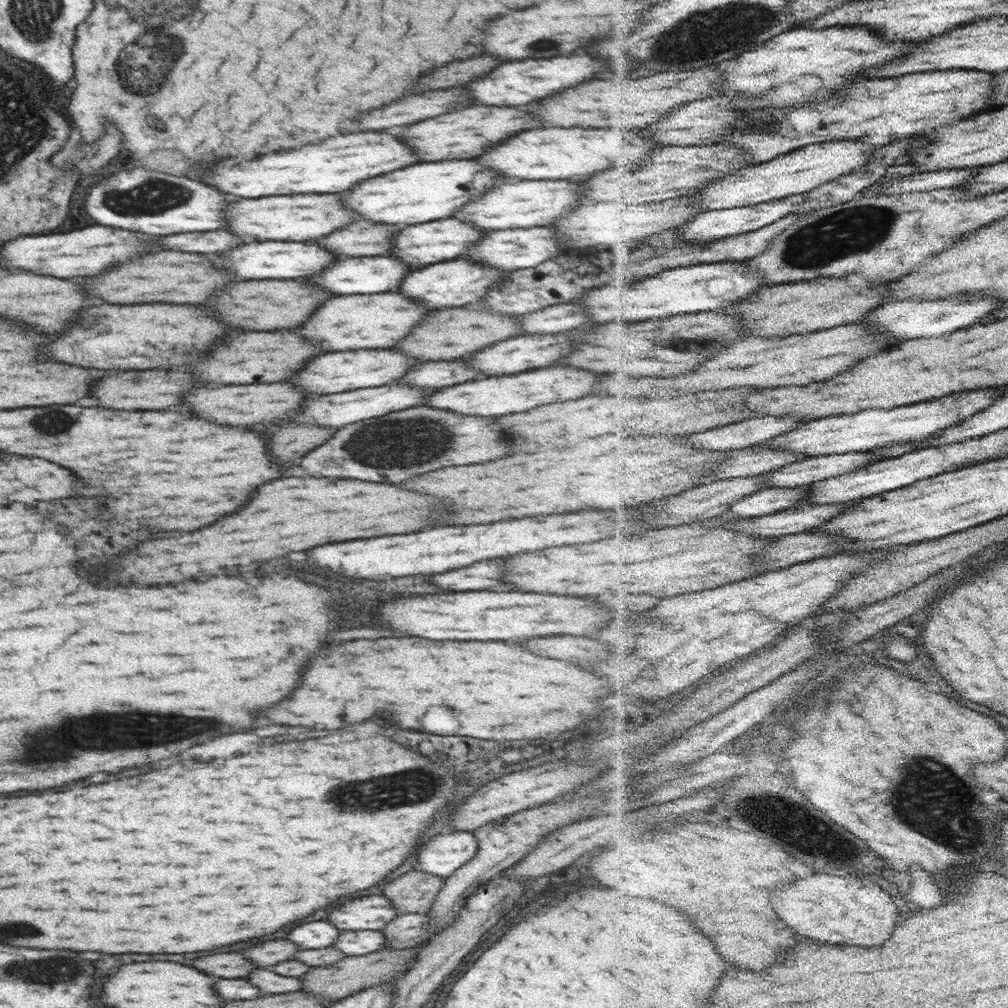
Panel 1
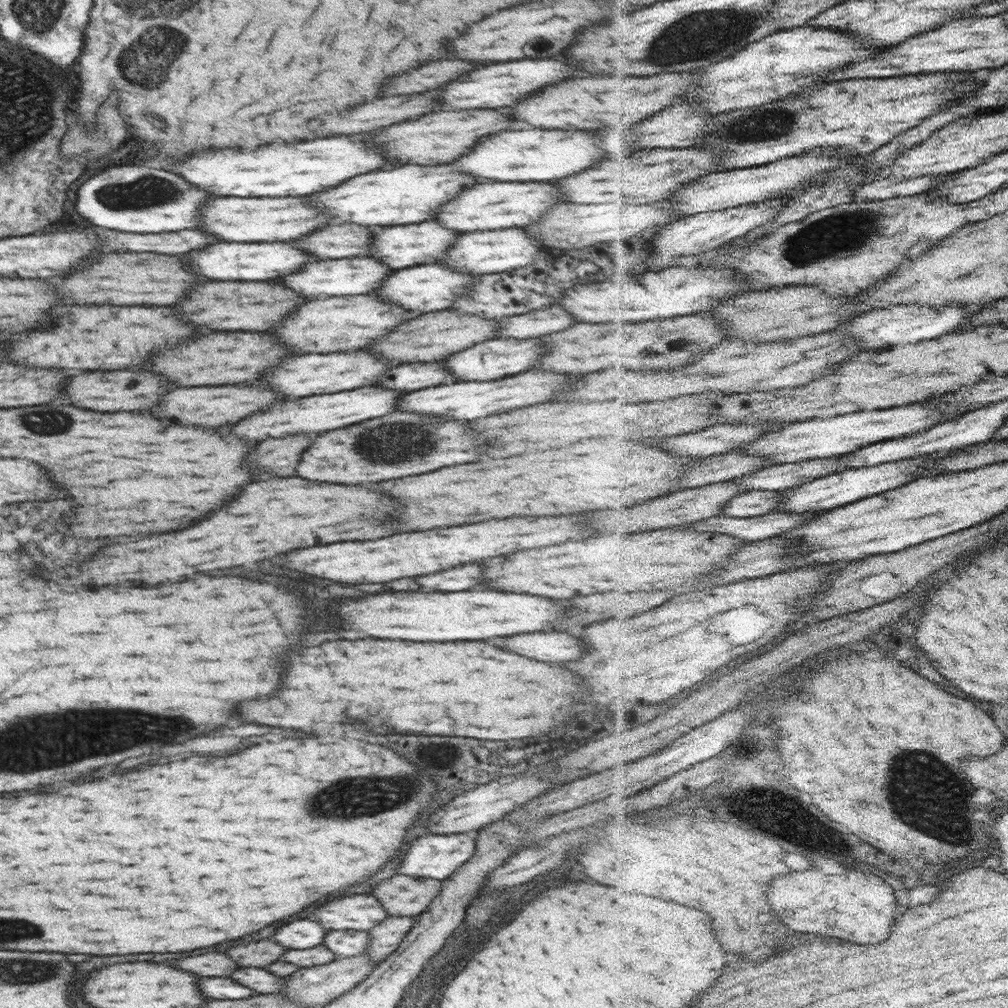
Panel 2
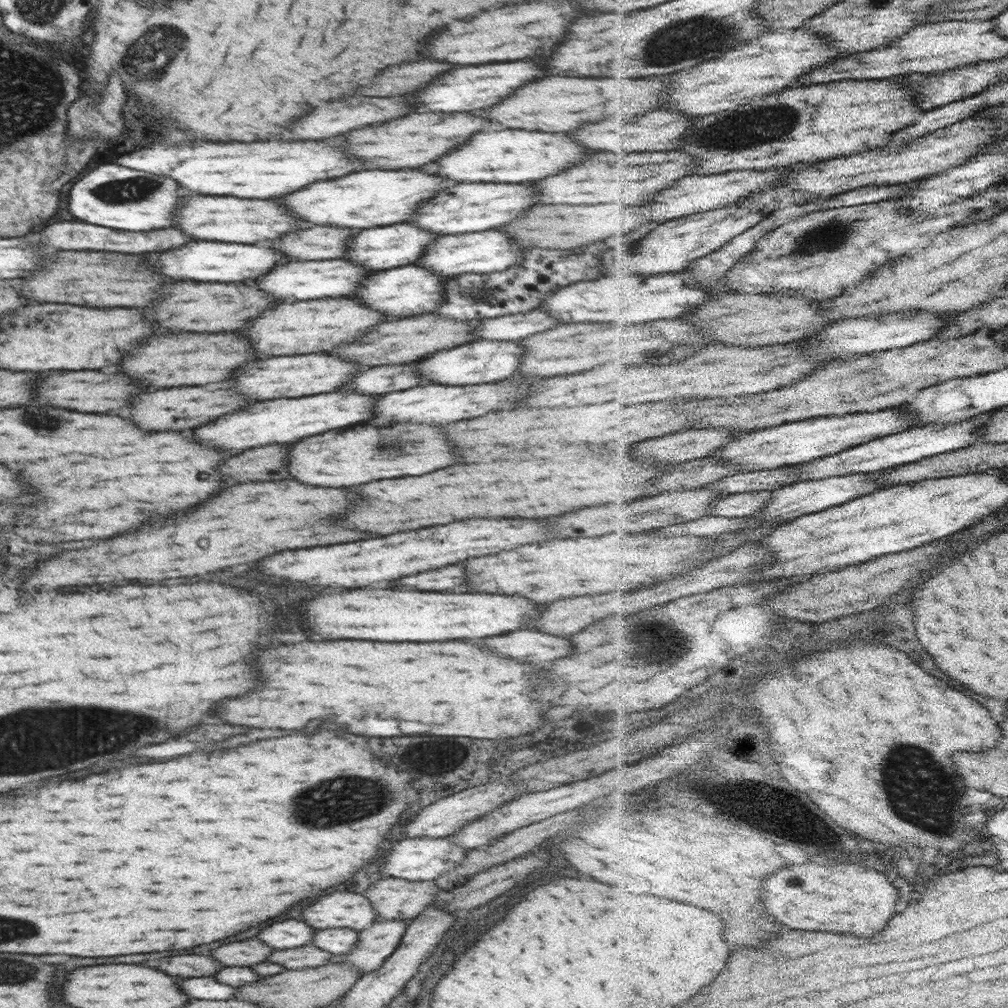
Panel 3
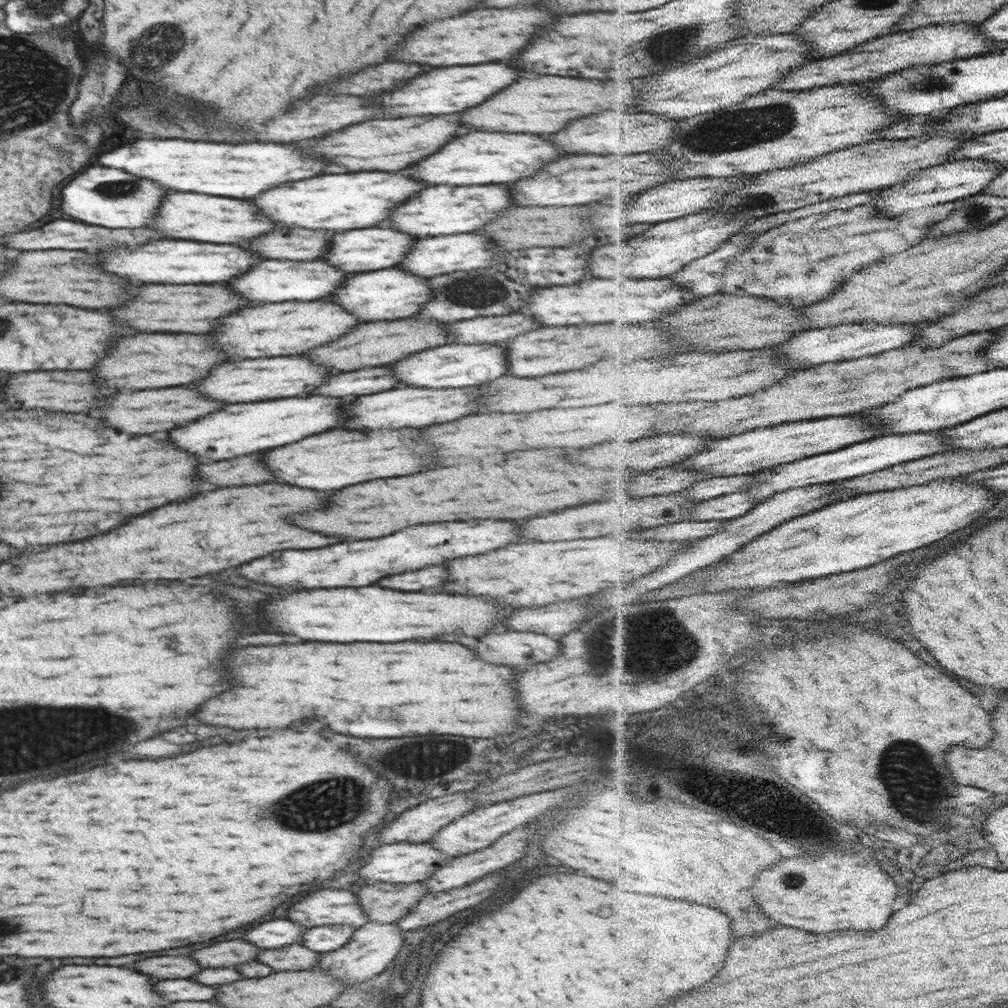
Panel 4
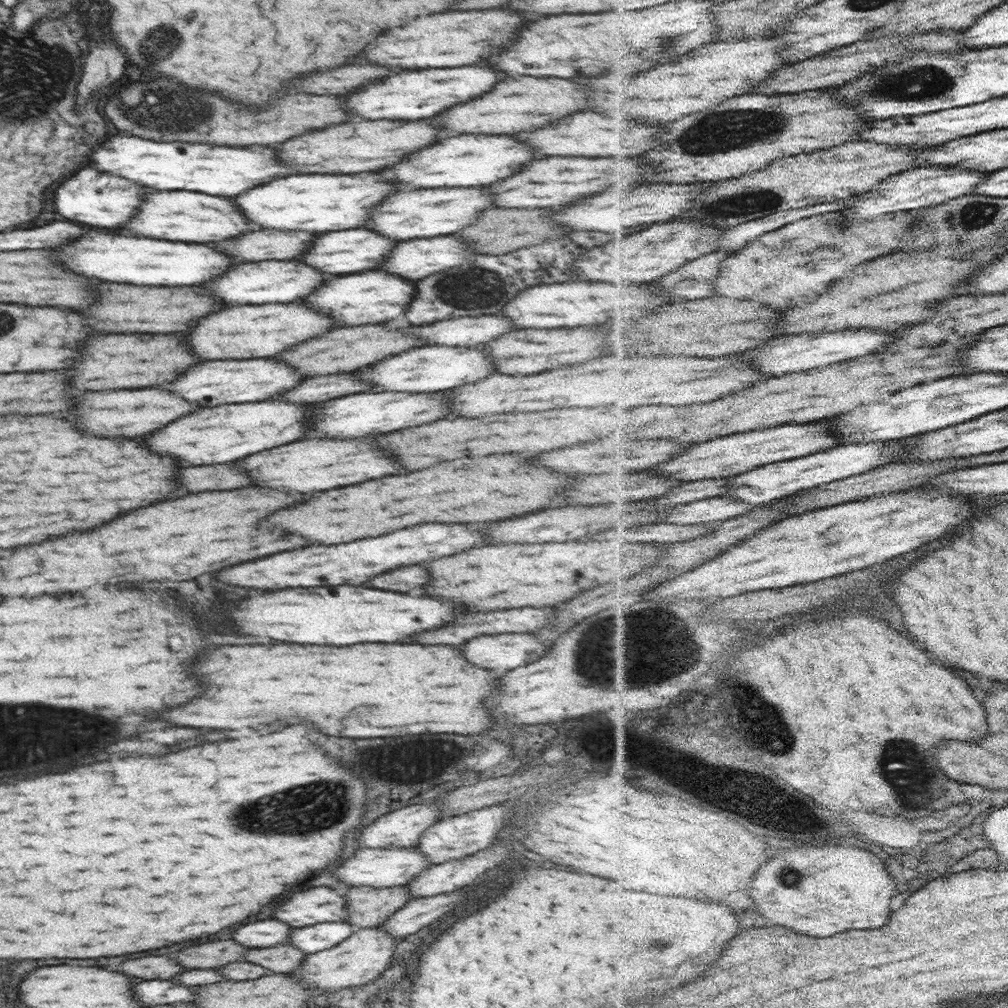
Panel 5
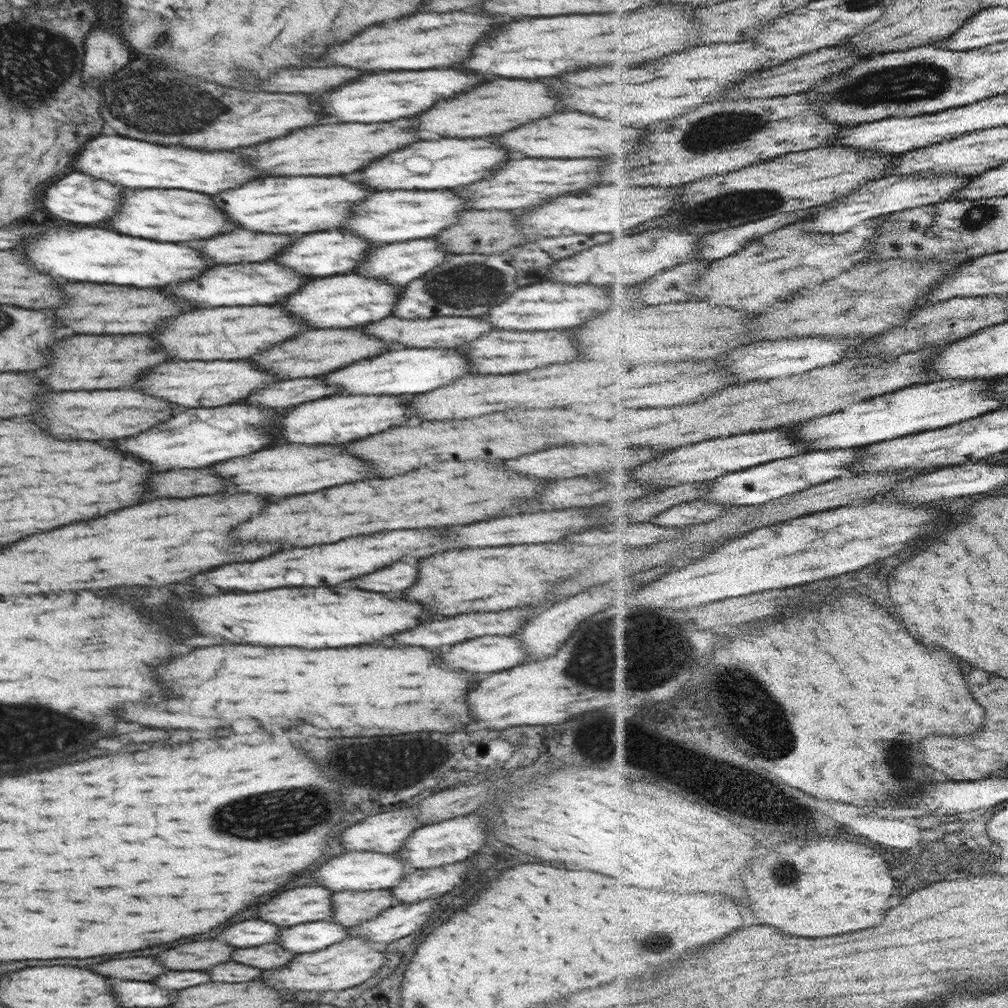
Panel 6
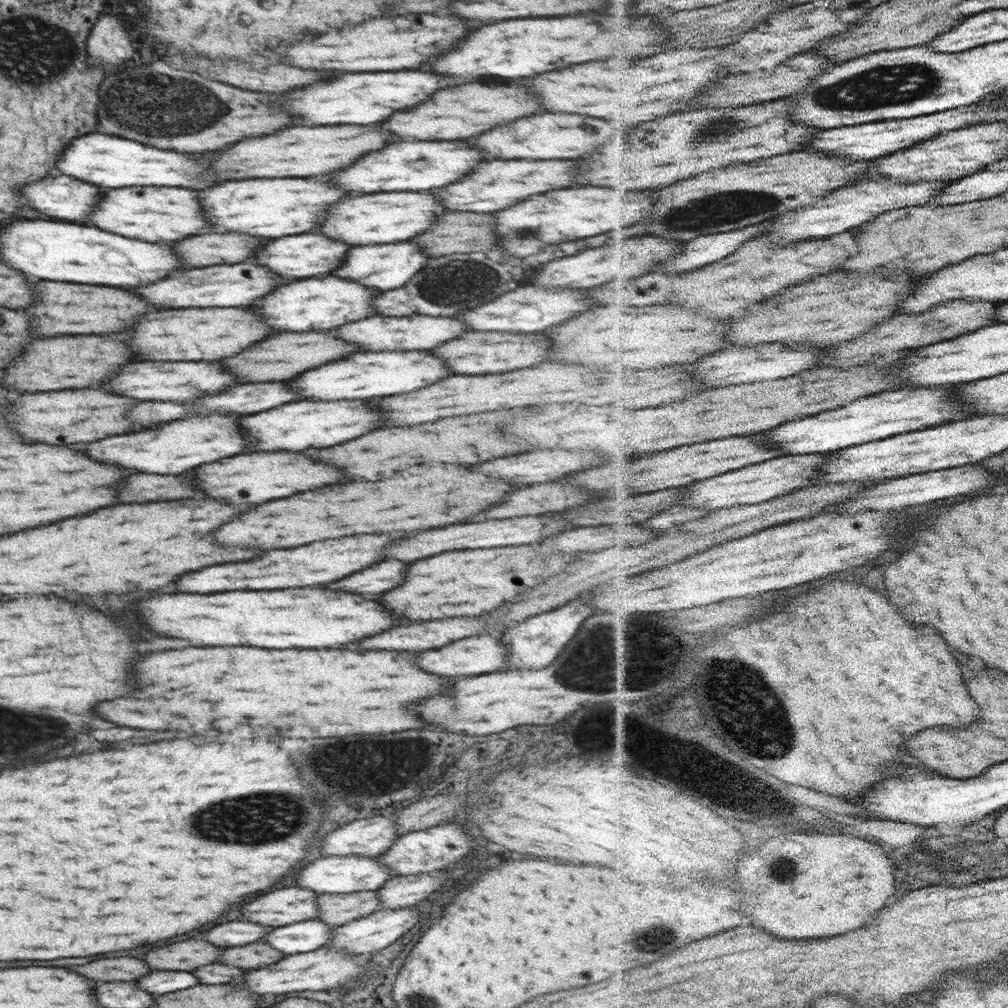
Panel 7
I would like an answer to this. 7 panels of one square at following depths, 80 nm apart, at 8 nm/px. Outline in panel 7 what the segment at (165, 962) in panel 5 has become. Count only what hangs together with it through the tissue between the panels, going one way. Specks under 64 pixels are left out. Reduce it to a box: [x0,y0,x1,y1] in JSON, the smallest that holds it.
[70,958,150,982]

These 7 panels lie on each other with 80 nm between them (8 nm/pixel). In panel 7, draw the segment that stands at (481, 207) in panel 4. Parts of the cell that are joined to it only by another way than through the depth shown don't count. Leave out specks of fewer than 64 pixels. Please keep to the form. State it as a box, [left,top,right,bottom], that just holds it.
[314,192,446,246]

